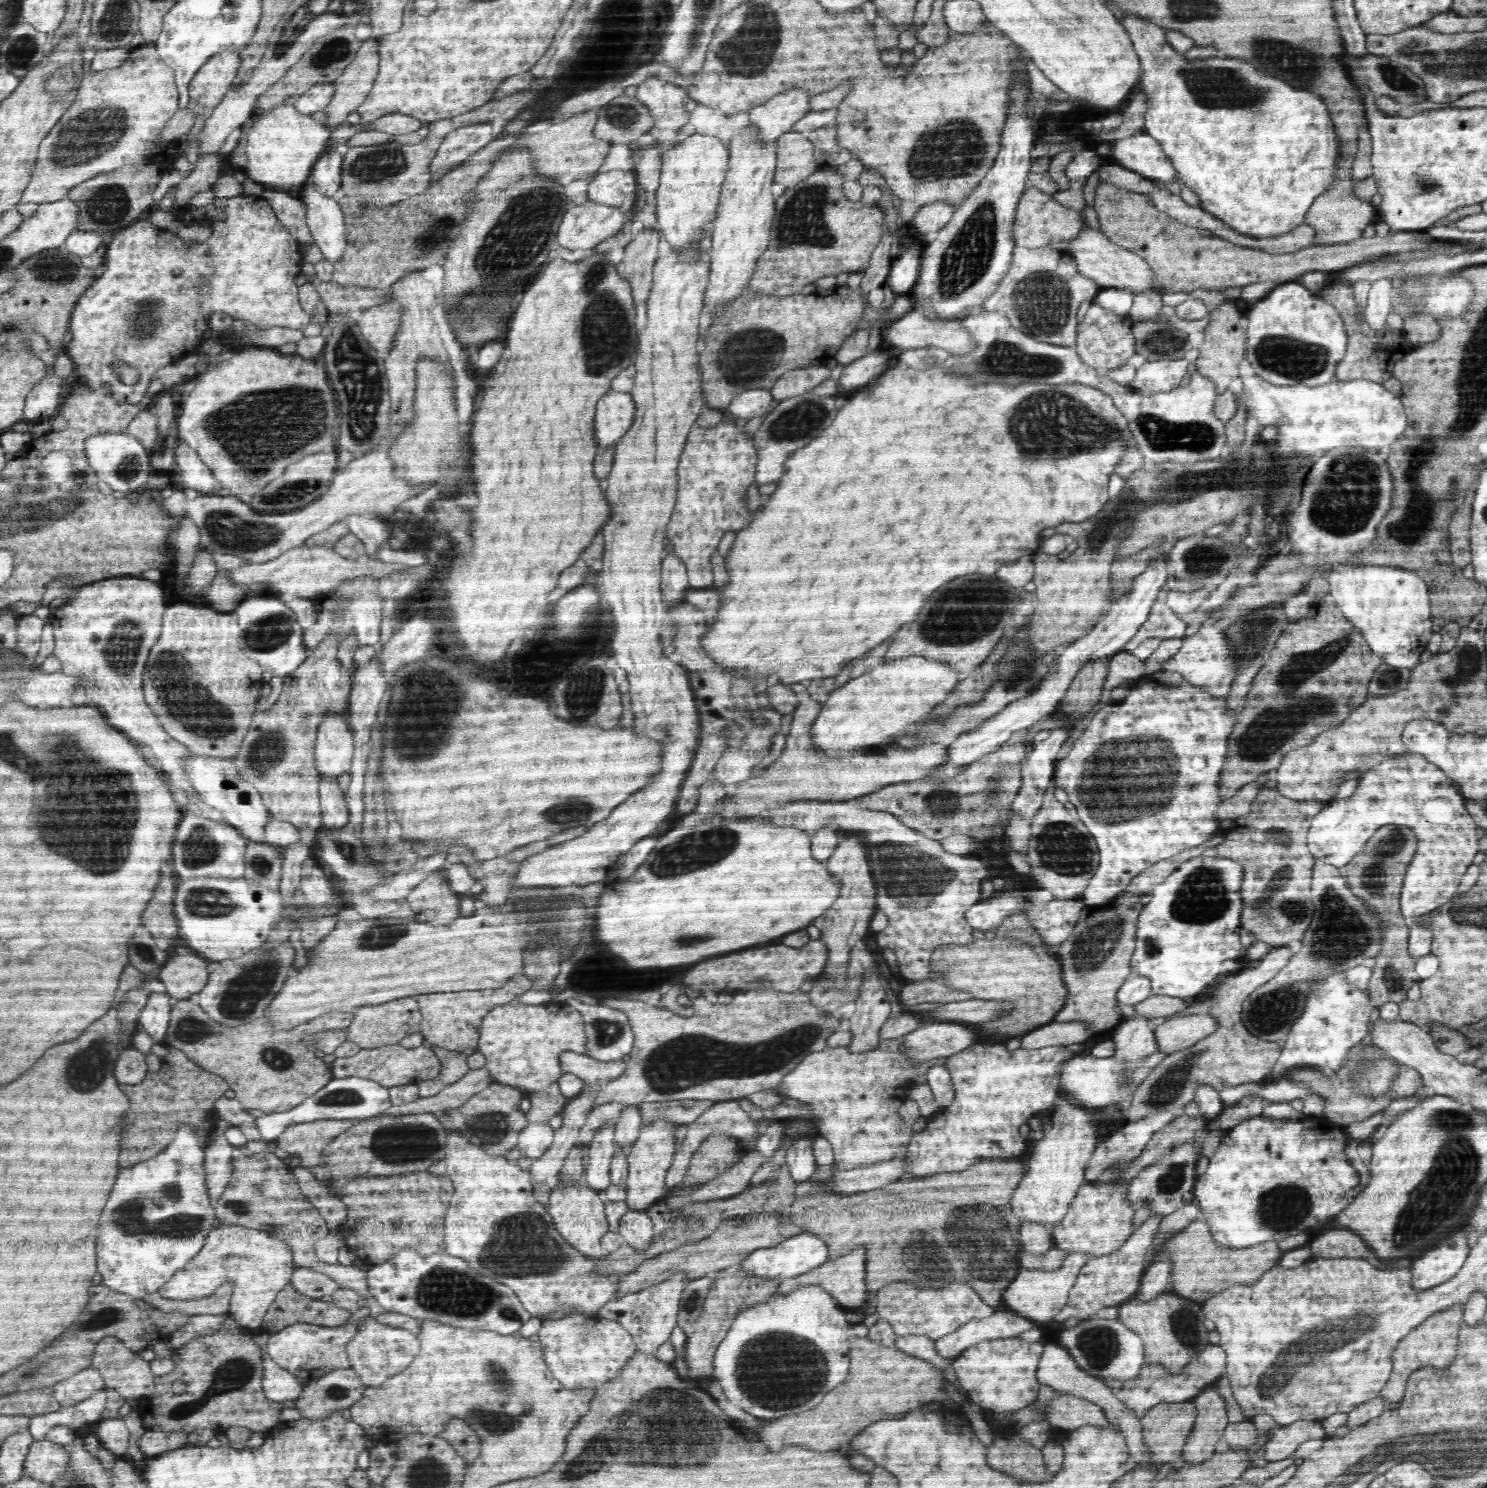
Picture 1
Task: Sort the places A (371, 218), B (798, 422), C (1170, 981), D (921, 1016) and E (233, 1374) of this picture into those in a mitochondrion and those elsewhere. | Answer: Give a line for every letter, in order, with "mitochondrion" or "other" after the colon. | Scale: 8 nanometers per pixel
A: other
B: mitochondrion
C: other
D: other
E: mitochondrion

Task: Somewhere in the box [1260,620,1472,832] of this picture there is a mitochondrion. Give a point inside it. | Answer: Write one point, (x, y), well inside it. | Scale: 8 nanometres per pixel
(1395, 676)

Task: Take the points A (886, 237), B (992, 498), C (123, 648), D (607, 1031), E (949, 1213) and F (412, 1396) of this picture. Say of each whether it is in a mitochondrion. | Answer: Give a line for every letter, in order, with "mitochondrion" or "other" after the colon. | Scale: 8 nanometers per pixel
A: other
B: other
C: mitochondrion
D: mitochondrion
E: mitochondrion
F: other

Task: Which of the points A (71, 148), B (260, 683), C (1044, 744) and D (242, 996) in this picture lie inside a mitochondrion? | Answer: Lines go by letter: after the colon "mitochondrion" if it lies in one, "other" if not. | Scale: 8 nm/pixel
A: mitochondrion
B: other
C: other
D: mitochondrion

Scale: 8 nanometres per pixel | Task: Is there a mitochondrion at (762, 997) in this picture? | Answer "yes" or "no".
no

